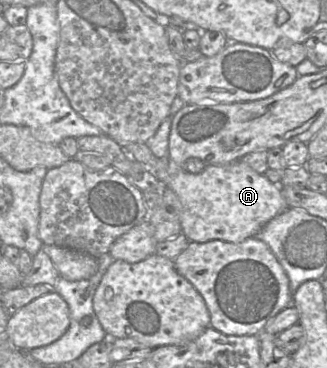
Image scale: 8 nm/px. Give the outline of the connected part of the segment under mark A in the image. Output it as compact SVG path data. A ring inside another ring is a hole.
M129 143L125 150L134 161L153 173L162 187L171 189L177 195L181 203L181 233L189 241L242 242L257 236L271 219L289 207L281 186L273 184L242 160L223 165L209 164L202 172L193 174L176 165L168 156L156 157L146 143Z

